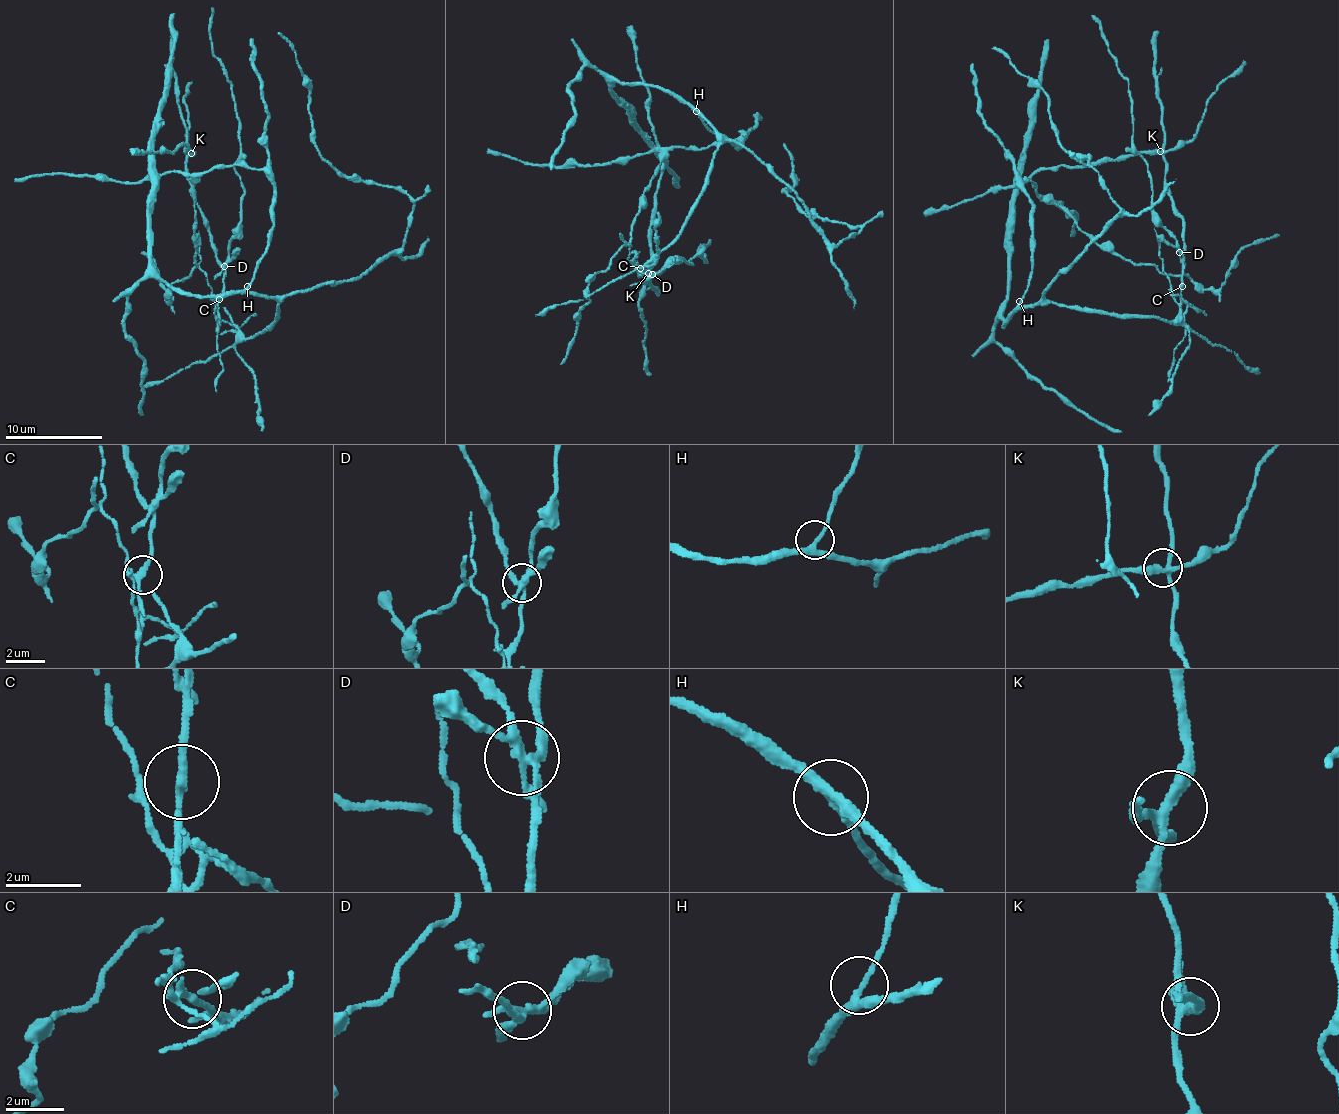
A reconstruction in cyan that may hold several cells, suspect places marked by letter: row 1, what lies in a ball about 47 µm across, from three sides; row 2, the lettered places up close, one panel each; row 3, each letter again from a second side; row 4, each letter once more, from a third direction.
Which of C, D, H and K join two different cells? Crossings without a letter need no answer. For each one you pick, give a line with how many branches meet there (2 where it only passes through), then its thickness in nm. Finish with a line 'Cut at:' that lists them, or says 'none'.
C: 3 | 200 nm
D: 5 | 240 nm
Cut at: C, D

